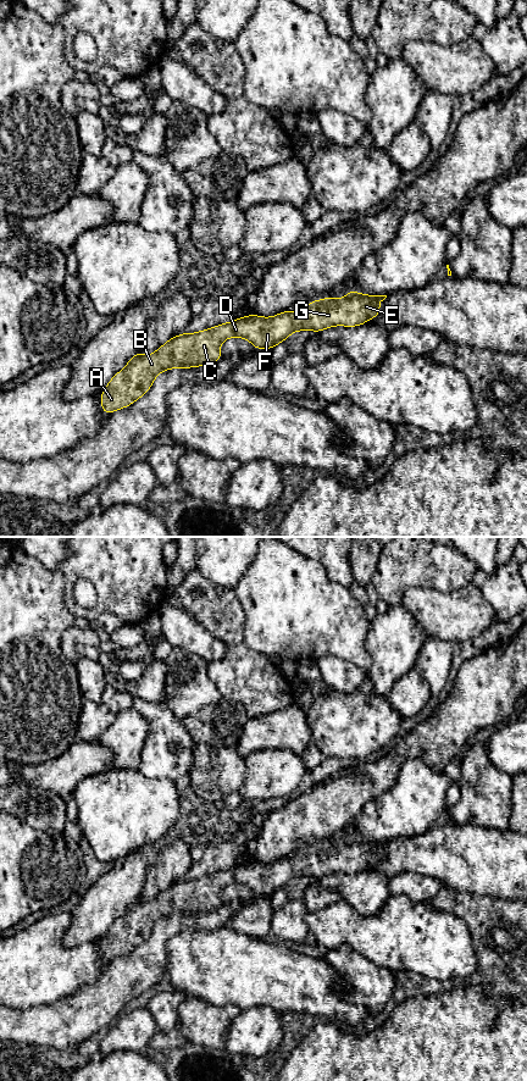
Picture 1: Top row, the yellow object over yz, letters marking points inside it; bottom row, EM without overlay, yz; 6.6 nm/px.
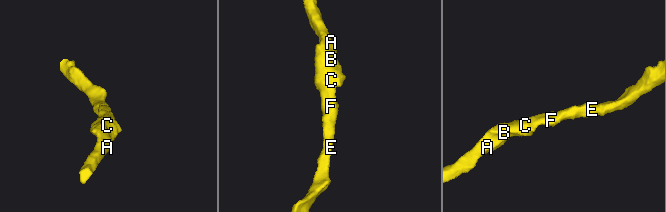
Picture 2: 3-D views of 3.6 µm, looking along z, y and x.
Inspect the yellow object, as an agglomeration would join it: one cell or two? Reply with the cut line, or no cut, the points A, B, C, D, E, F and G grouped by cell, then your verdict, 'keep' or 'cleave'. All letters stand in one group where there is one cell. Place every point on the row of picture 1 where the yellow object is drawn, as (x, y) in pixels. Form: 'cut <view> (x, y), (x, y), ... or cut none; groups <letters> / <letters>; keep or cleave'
cut none; groups A B C D E F G; keep

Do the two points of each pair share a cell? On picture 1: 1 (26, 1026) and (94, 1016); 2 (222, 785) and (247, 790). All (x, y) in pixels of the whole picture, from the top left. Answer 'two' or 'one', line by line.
1: one
2: two

